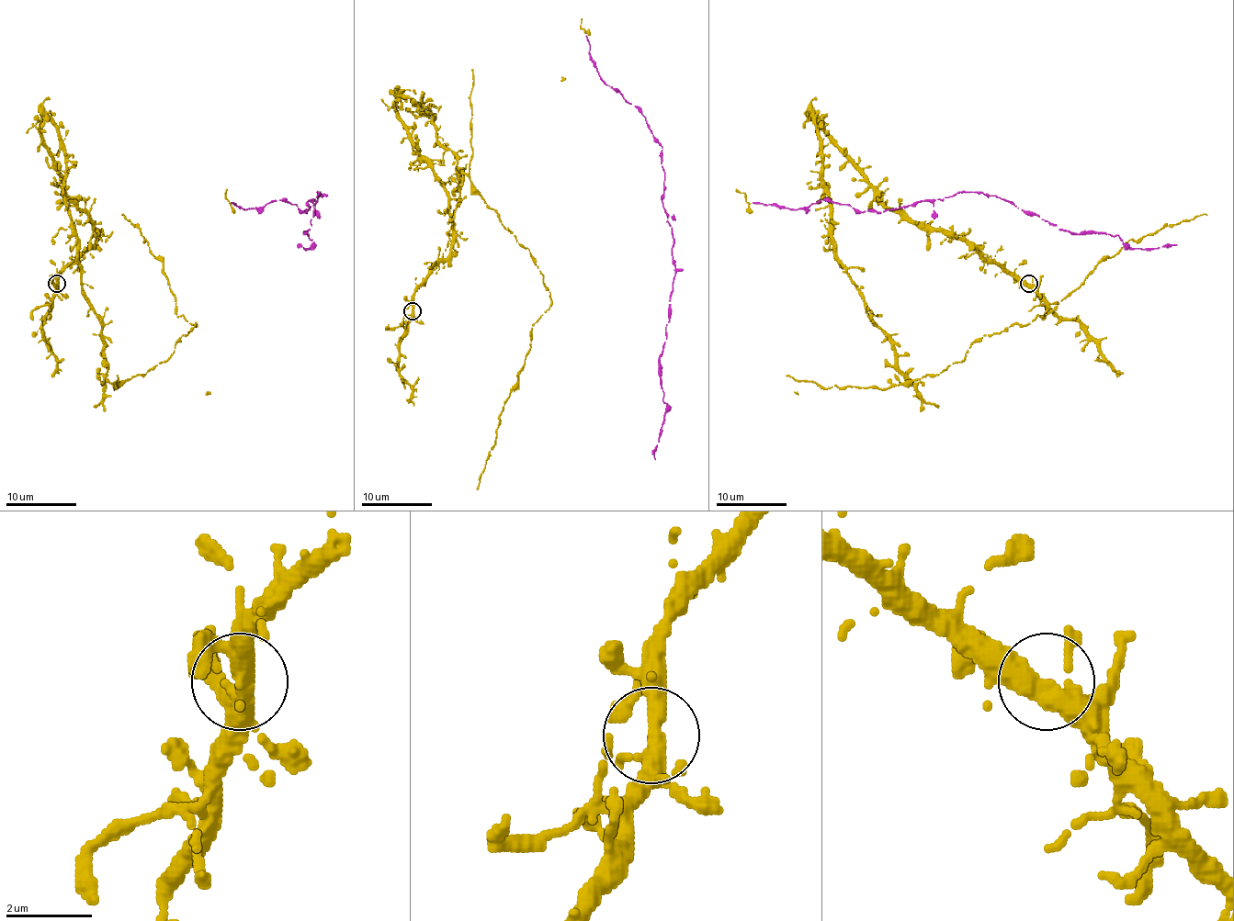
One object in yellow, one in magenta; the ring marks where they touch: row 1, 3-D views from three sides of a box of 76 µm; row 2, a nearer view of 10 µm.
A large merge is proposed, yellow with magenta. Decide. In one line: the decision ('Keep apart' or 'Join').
Join

